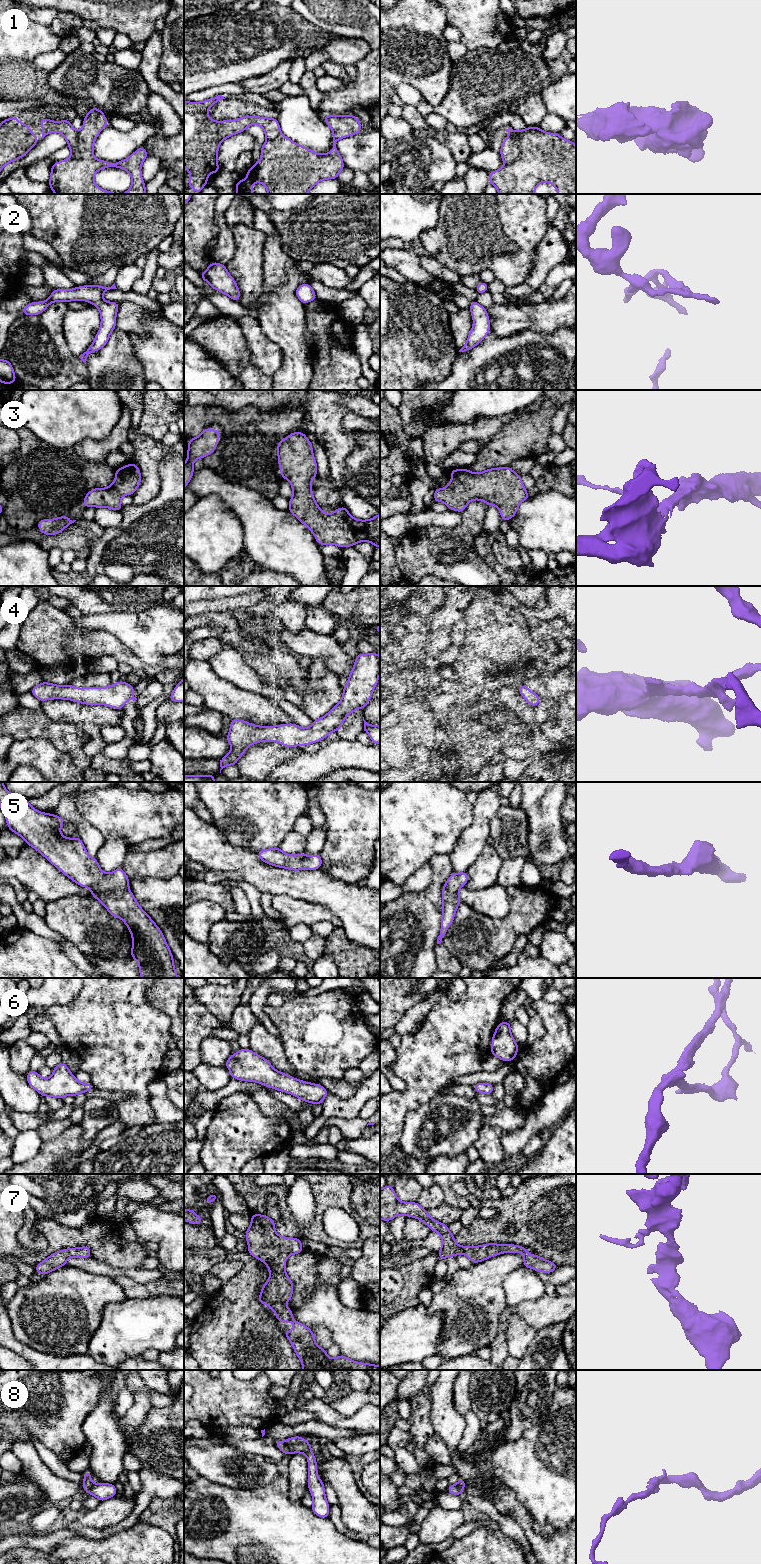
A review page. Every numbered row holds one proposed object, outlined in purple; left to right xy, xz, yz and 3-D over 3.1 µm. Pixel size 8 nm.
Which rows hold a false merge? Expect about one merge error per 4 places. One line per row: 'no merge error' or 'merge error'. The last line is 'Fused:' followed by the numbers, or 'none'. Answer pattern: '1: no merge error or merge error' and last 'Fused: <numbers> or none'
1: merge error
2: no merge error
3: no merge error
4: no merge error
5: no merge error
6: no merge error
7: no merge error
8: merge error
Fused: 1, 8

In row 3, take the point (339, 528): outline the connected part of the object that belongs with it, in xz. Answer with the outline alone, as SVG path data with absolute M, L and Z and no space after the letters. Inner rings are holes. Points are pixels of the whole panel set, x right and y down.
M292 432L288 437L280 440L277 452L281 477L288 479L293 489L288 510L309 528L319 545L332 544L345 548L362 541L368 541L374 547L380 547L380 513L372 519L358 520L349 514L346 507L339 507L332 514L322 512L313 497L311 487L311 481L317 476L317 463L313 455L312 442L303 432Z

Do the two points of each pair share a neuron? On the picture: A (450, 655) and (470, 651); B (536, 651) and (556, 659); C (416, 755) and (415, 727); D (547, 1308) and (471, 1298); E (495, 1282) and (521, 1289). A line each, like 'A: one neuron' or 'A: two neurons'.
A: two neurons
B: one neuron
C: two neurons
D: two neurons
E: two neurons

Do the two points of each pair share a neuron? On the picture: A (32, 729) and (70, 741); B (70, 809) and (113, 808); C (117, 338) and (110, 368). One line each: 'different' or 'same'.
A: same
B: different
C: same

